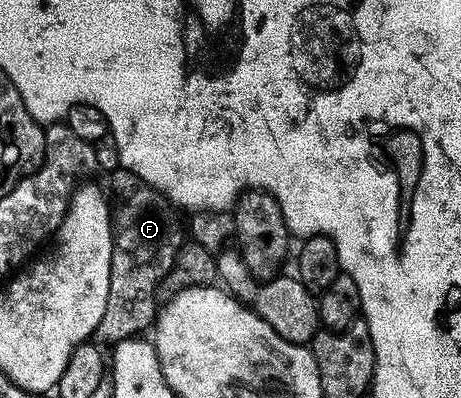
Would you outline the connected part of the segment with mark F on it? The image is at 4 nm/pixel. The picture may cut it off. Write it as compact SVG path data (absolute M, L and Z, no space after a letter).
M124 168L110 173L109 180L113 242L109 302L105 302L105 314L101 314L94 339L100 345L114 346L146 333L143 331L154 325L157 319L155 291L160 291L163 274L171 269L175 255L185 243L185 232L179 229L179 220L175 217L177 212L171 201L166 200L153 186Z

